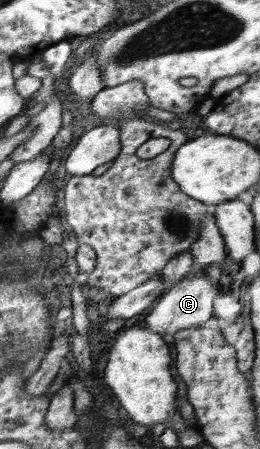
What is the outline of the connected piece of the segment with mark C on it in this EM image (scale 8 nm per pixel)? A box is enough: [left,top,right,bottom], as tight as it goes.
[146,274,220,335]

